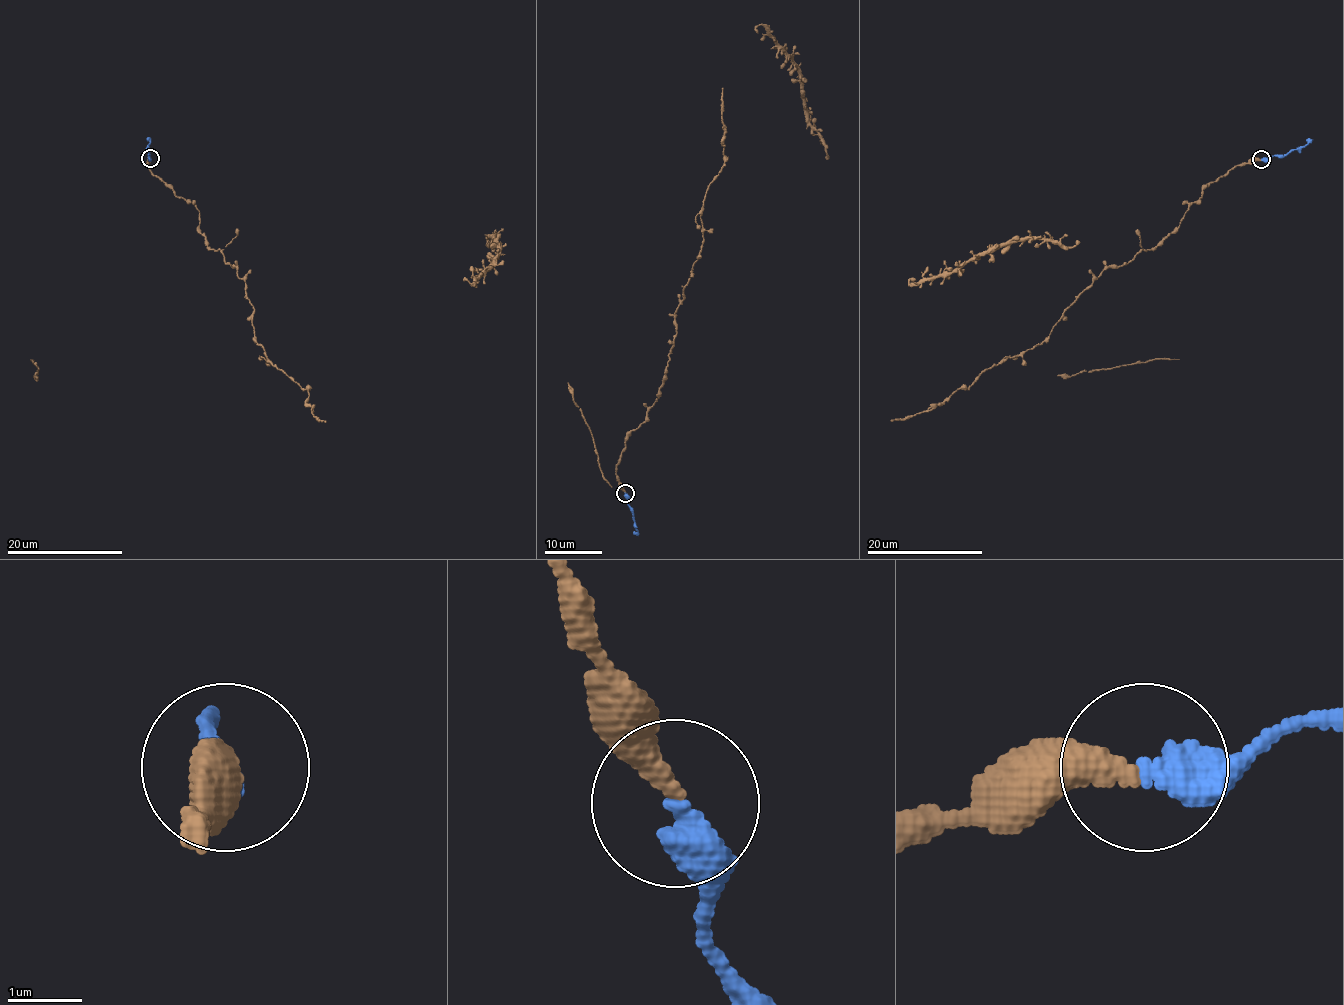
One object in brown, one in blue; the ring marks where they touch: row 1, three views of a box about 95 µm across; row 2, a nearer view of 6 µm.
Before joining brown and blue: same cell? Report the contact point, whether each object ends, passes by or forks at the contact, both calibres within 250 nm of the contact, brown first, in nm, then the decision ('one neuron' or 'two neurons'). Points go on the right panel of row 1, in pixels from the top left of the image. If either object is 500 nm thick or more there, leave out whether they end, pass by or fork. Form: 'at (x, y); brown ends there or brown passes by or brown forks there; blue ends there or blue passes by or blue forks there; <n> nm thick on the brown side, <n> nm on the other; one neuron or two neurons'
at (1261, 159); brown ends there; blue ends there; 320 nm thick on the brown side, 440 nm on the other; one neuron

